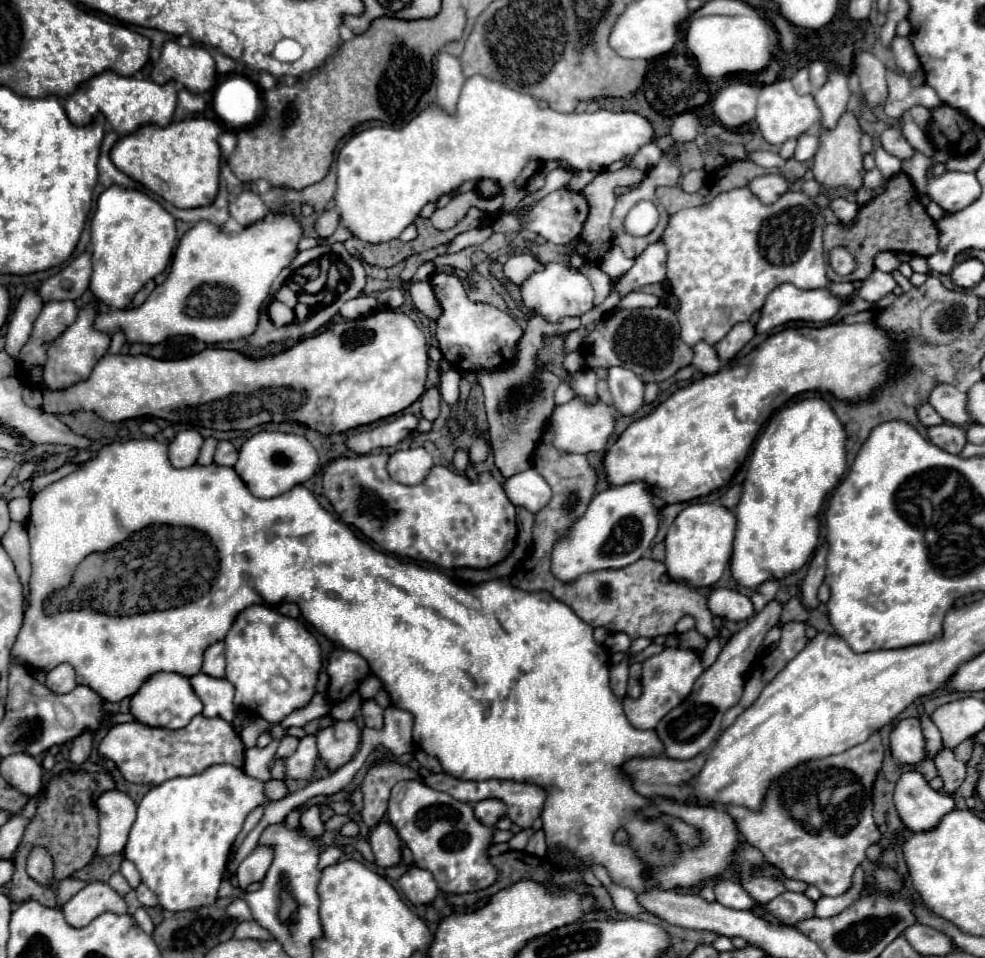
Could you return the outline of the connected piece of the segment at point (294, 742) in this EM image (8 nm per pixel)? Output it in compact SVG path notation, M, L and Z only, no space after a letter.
M284 735L282 741L280 741L280 745L278 745L276 757L288 757L296 747L298 747L298 739L292 737L292 735Z

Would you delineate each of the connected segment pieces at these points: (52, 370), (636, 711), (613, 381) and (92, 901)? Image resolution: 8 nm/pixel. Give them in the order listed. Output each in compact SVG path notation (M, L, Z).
M86 305L80 309L78 319L62 333L60 339L56 339L48 351L48 361L44 365L44 385L50 391L62 391L68 389L80 381L86 381L94 369L94 365L98 363L100 357L104 357L108 353L108 345L110 345L110 337L106 333L100 333L92 327L94 323L94 315L96 309L94 305Z
M664 649L662 653L642 661L642 695L638 699L630 699L628 705L624 705L628 721L638 729L654 729L666 713L670 713L688 697L702 671L700 655L690 649Z
M612 367L608 369L606 381L612 395L612 405L616 409L616 417L632 415L642 407L644 383L630 369Z
M92 881L82 891L78 891L64 907L62 907L66 921L72 927L84 927L98 915L112 911L112 913L126 913L126 901L104 881Z

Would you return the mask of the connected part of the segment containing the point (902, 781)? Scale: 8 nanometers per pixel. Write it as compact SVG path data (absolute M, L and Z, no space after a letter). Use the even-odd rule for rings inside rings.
M914 769L904 771L898 779L894 801L906 829L912 833L932 831L944 815L956 809L950 795L934 791Z

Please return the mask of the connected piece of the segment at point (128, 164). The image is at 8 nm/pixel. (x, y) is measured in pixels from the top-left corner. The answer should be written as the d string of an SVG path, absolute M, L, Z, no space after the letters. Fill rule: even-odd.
M184 119L178 123L170 123L168 127L156 127L156 125L146 125L138 129L132 135L126 135L118 139L118 143L110 151L112 163L162 197L164 201L172 203L178 209L194 209L194 207L210 207L212 201L218 195L218 177L220 177L220 147L218 147L218 137L222 135L222 127L210 119Z

